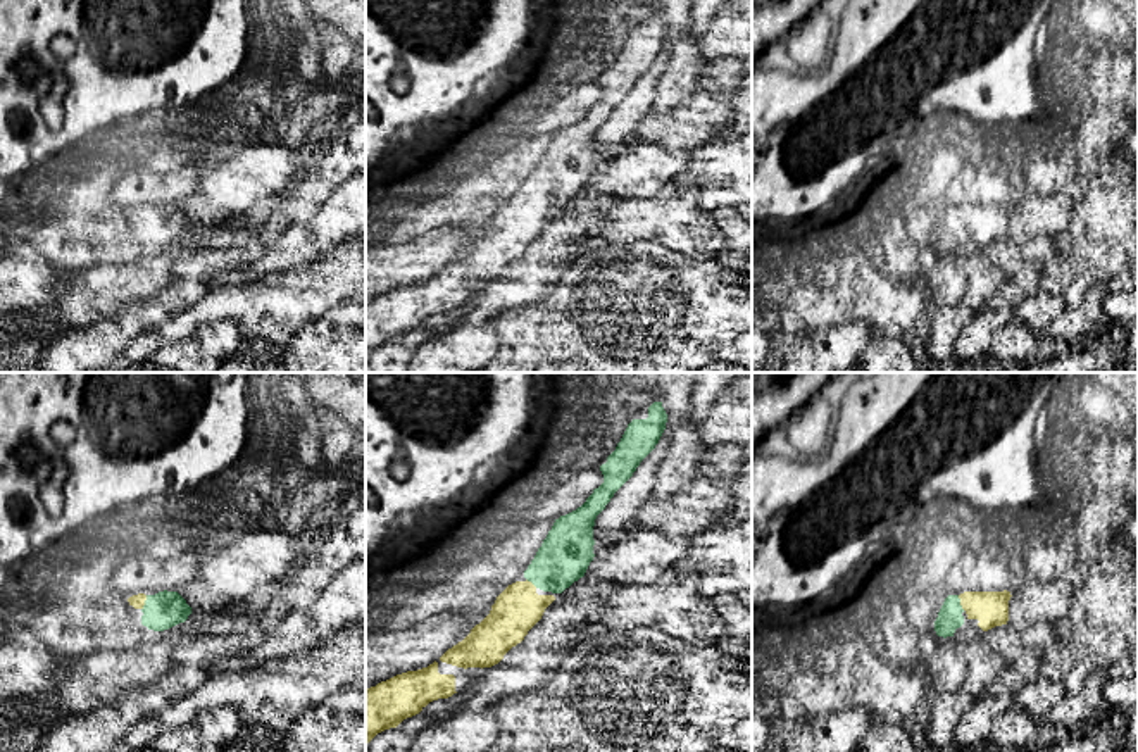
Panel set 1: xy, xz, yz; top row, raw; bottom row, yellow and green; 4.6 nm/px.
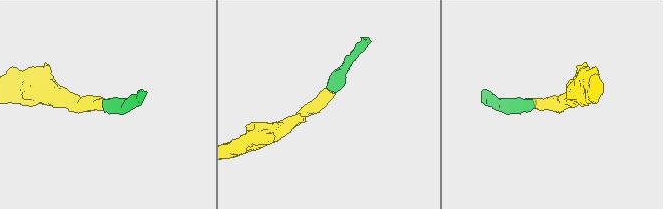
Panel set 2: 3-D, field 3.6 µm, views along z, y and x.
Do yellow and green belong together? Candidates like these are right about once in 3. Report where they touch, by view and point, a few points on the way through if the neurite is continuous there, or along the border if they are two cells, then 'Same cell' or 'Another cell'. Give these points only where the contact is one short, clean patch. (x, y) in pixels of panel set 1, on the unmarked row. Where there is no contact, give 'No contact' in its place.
Touches yellow at yz (961, 216). Path across: yz (990, 221), (961, 216), (950, 226), (950, 231). Same cell

